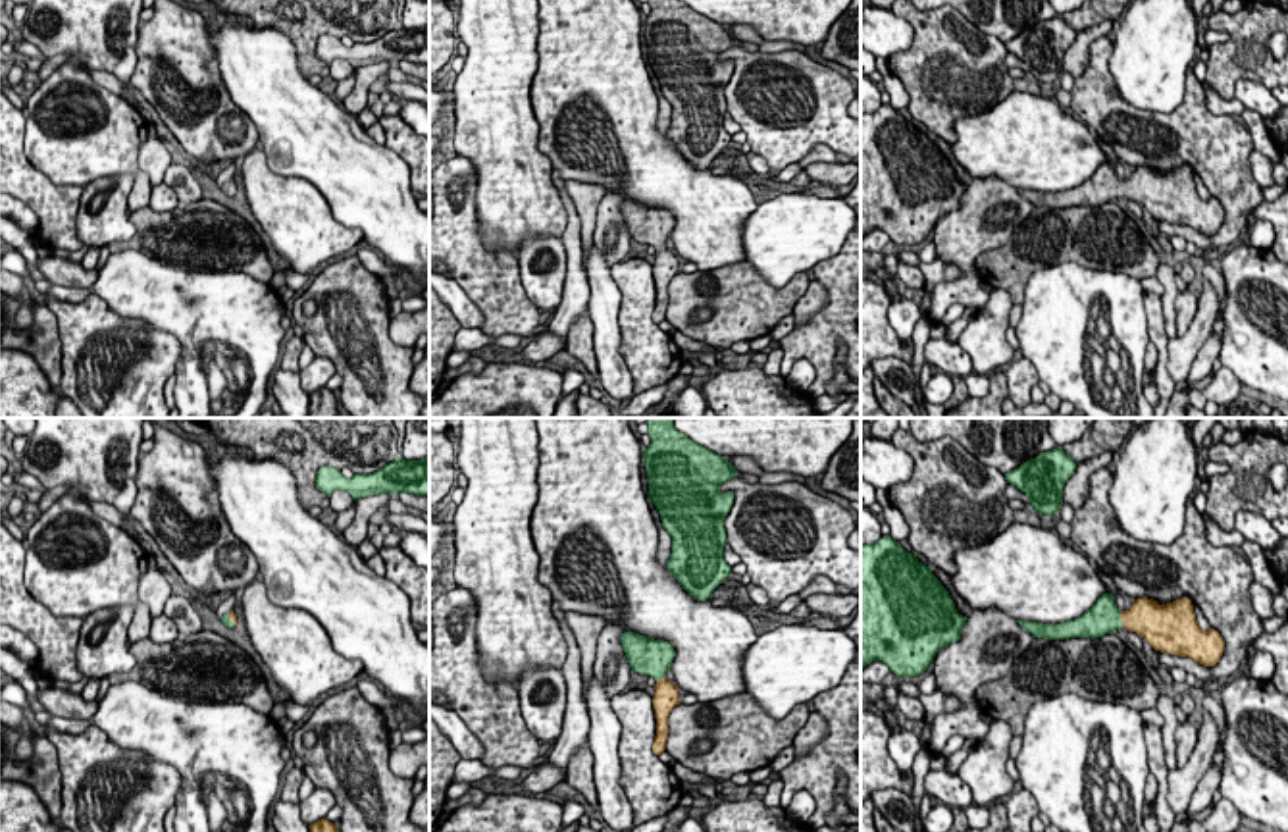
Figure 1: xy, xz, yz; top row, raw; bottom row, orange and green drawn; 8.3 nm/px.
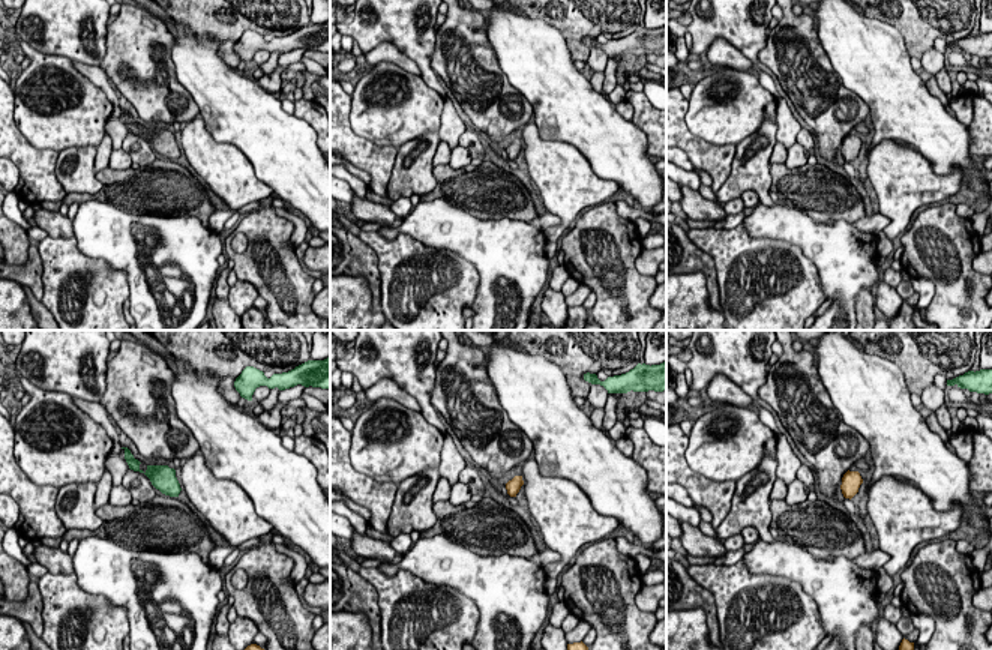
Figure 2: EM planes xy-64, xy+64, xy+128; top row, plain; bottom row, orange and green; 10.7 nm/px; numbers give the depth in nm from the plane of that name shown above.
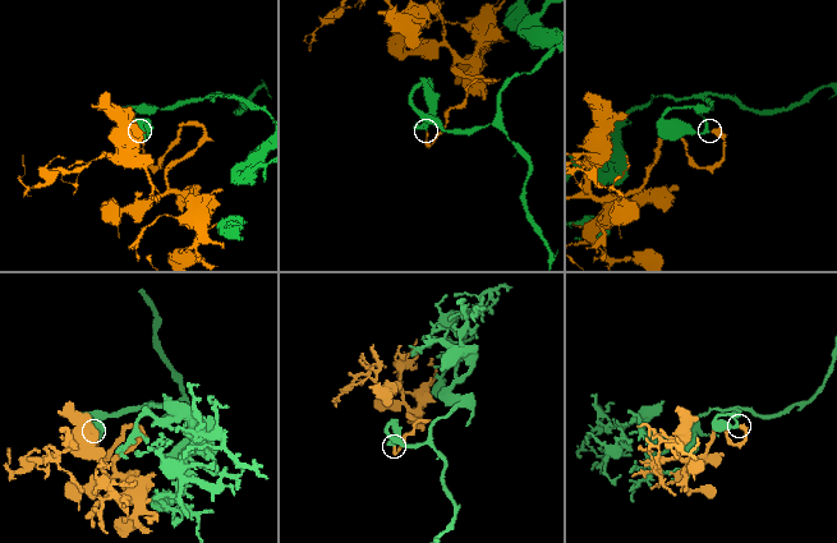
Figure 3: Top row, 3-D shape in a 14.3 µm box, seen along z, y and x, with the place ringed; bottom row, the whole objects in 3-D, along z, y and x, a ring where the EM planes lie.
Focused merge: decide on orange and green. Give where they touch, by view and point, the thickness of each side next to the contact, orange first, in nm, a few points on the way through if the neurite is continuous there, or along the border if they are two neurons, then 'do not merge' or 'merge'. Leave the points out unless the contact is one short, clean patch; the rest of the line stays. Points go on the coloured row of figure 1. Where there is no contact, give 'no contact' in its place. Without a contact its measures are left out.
contact yz (1121, 619); calibres 320 and 280 nm; way yz (1146, 617), (1121, 619), (1104, 617); merge

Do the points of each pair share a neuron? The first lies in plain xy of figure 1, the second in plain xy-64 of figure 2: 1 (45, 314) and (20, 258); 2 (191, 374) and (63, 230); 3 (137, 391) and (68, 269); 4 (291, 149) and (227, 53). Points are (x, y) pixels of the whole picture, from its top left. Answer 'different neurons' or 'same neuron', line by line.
1: different neurons
2: different neurons
3: same neuron
4: different neurons

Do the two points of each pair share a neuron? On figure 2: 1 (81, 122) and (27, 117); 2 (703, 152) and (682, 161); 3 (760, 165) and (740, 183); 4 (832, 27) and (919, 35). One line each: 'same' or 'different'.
1: same
2: different
3: same
4: different

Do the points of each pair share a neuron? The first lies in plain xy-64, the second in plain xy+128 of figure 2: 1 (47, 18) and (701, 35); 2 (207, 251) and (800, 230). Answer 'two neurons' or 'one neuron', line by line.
1: one neuron
2: one neuron

